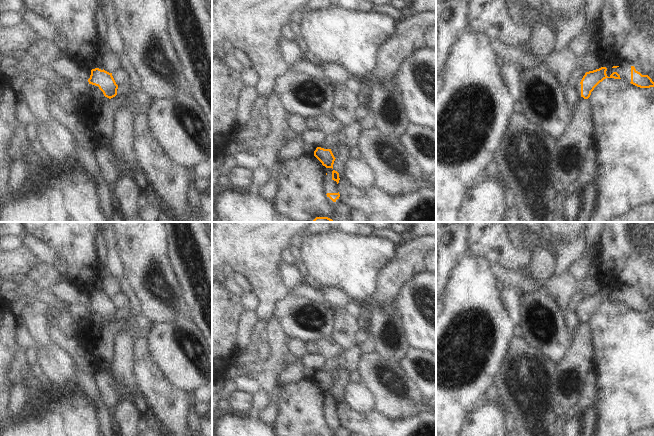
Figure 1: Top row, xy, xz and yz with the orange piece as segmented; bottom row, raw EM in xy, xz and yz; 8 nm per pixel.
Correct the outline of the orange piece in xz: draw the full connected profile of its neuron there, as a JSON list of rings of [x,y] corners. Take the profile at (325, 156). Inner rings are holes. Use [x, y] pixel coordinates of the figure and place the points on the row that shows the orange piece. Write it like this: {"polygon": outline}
{"polygon": [[[321,147],[316,148],[314,156],[326,167],[326,195],[333,202],[336,202],[340,197],[338,192],[338,183],[340,180],[339,173],[333,169],[333,164],[336,158],[331,149],[324,149]]]}

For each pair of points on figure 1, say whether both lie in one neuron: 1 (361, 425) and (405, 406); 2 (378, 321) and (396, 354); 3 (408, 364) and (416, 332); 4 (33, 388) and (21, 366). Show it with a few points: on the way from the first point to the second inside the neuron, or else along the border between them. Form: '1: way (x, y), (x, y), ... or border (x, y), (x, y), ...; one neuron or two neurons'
1: border (375, 410), (393, 419), (406, 418); two neurons
2: way (379, 330), (379, 338), (387, 347); one neuron
3: border (413, 347), (425, 351); two neurons
4: way (33, 383), (22, 371); one neuron

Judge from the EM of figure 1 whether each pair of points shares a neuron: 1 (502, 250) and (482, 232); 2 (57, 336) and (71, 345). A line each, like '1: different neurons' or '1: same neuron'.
1: same neuron
2: same neuron

